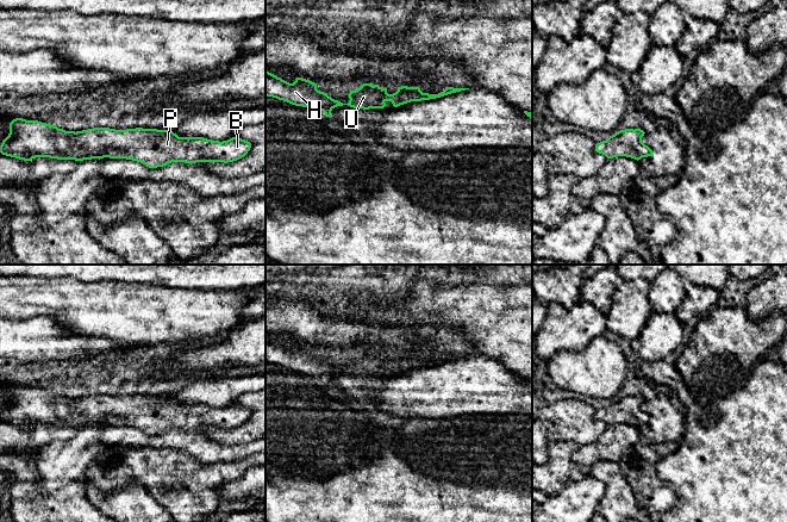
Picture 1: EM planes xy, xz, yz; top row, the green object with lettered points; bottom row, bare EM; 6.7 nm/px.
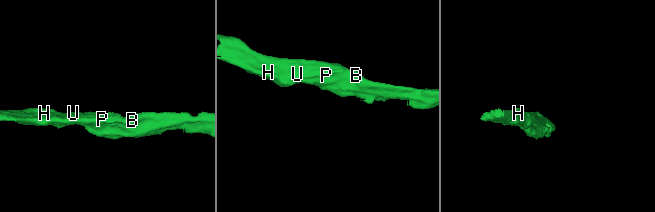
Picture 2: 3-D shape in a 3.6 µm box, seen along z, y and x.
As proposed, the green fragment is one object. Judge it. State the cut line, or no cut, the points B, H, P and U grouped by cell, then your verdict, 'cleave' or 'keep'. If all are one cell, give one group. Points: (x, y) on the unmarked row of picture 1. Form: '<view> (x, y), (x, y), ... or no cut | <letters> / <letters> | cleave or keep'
no cut | B H P U | keep

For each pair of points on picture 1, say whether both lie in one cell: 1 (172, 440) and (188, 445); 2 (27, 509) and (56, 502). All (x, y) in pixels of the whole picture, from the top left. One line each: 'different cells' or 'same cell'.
1: same cell
2: same cell

